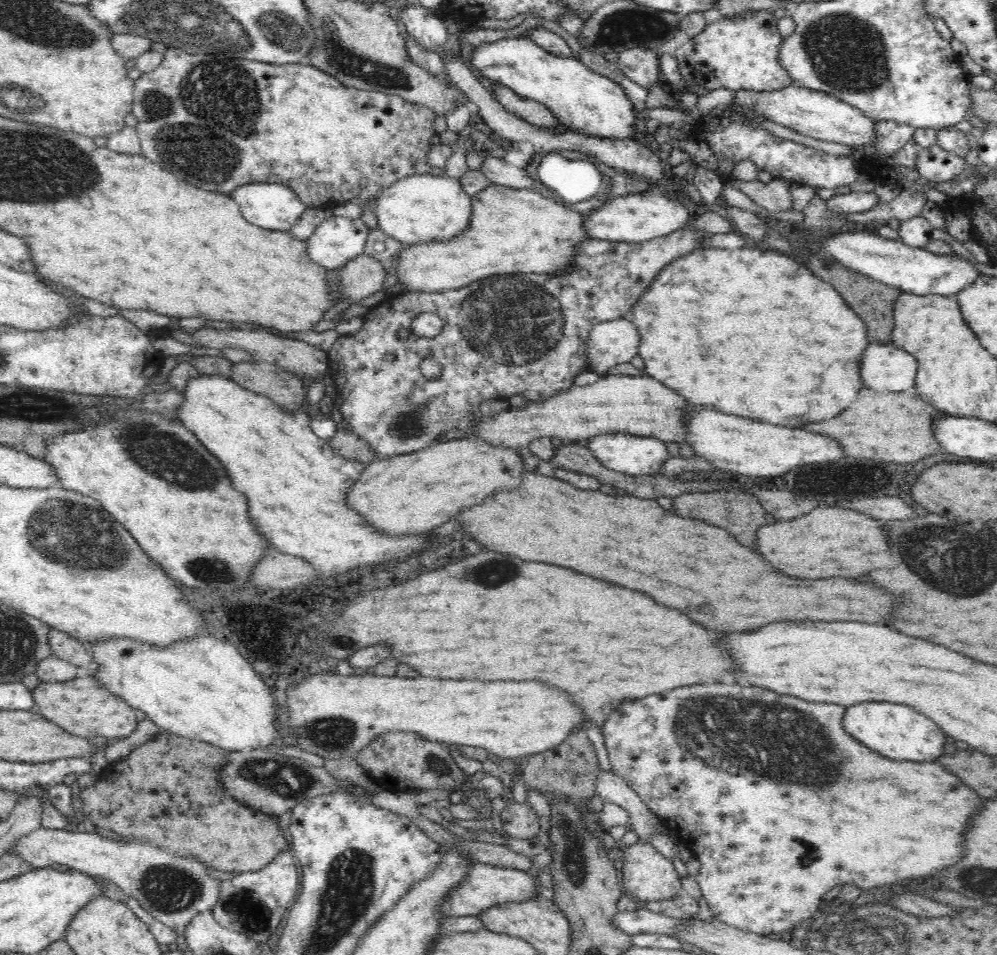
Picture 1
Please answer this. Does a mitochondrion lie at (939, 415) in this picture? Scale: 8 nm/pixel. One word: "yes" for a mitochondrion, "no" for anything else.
no

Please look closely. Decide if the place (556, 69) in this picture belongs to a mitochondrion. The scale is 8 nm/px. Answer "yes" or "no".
no

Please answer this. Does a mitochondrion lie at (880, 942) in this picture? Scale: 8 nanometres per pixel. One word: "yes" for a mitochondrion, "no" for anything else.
yes

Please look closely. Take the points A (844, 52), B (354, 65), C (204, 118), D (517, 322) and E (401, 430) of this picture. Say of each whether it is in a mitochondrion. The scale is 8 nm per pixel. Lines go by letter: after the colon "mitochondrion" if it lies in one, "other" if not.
A: mitochondrion
B: mitochondrion
C: mitochondrion
D: mitochondrion
E: mitochondrion

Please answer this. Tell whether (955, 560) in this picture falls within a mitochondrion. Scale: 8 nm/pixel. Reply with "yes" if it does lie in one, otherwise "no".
yes

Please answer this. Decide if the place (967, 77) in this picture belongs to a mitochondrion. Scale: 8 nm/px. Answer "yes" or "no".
no

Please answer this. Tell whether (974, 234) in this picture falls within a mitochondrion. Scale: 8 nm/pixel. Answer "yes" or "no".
no

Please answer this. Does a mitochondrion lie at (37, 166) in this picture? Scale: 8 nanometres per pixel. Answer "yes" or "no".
yes

